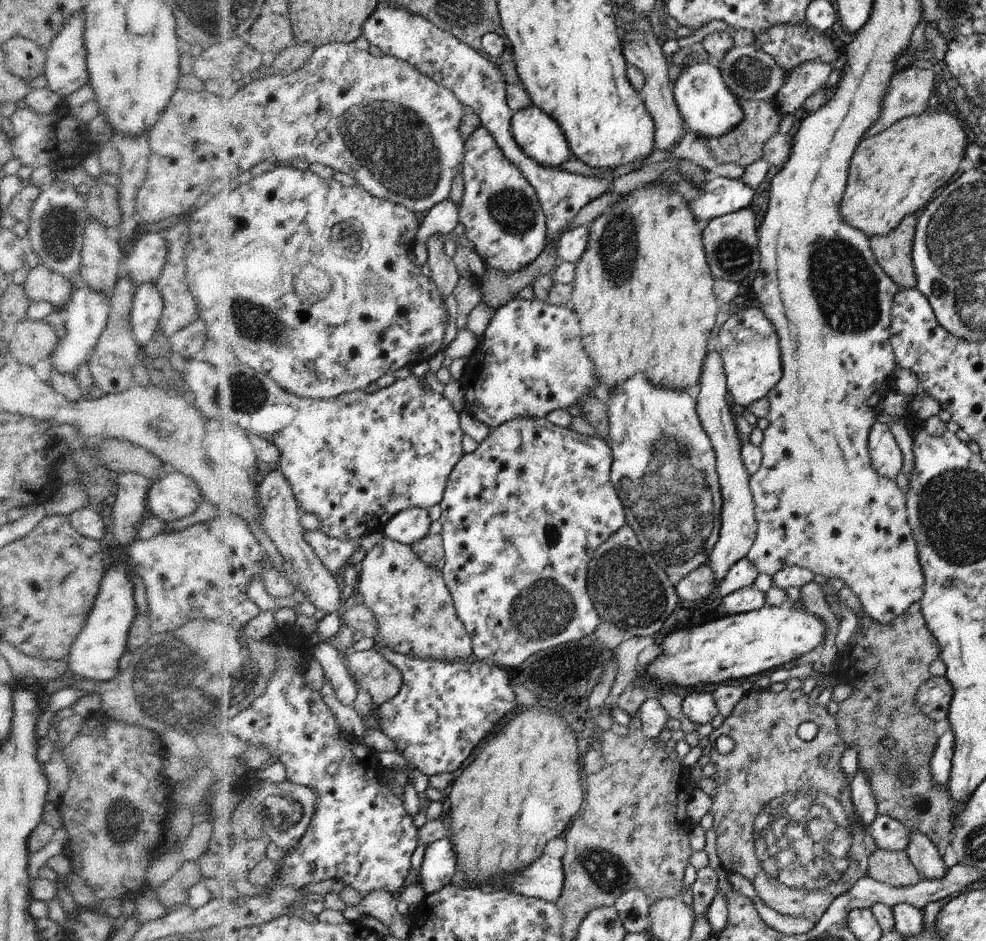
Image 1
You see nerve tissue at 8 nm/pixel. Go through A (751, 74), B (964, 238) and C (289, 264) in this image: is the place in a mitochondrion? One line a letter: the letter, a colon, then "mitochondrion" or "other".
A: mitochondrion
B: mitochondrion
C: other

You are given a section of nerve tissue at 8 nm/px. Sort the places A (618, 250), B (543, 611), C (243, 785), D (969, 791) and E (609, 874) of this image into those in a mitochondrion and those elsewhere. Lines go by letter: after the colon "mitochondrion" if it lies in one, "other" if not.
A: mitochondrion
B: mitochondrion
C: other
D: other
E: mitochondrion

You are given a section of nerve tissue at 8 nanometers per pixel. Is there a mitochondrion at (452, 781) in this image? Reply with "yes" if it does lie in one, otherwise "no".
no

